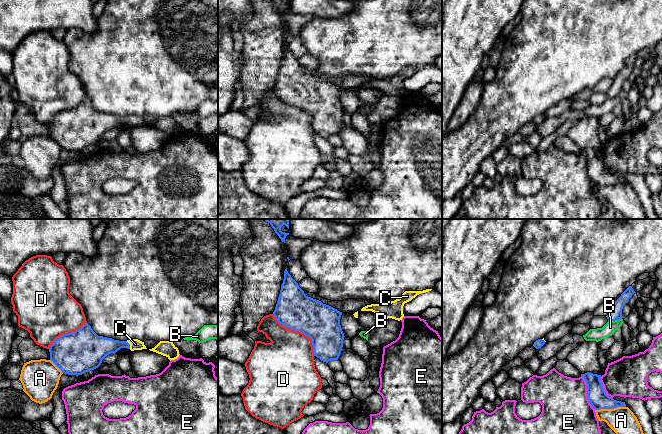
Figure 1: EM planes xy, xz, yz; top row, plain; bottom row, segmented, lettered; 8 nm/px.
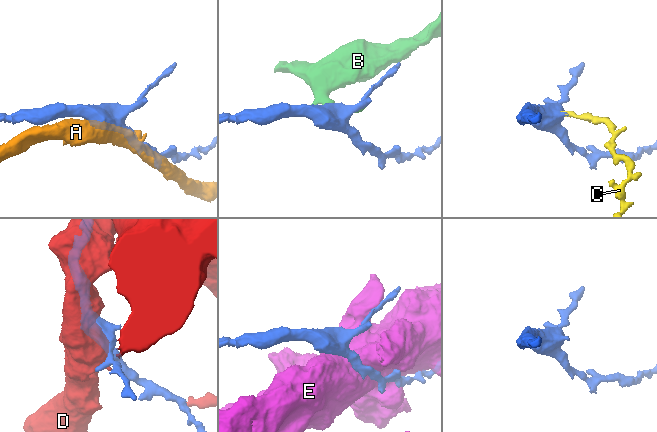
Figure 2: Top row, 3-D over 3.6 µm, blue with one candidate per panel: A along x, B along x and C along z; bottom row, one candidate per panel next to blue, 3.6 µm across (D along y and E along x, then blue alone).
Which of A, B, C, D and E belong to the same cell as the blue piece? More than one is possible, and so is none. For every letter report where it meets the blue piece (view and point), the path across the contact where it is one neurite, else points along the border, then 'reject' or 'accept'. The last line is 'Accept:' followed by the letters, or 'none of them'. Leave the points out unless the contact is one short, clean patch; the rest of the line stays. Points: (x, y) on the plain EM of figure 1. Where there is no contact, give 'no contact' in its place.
A: meets blue in yz at (610, 184); reject
B: meets blue in yz at (614, 96); border along yz (621, 94), (615, 97), (608, 97); reject
C: meets blue in xy at (129, 121); runs through xy (98, 123), (129, 121), (135, 120); accept
D: meets blue in xz at (299, 107); reject
E: meets blue in yz at (587, 169); reject
Accept: C

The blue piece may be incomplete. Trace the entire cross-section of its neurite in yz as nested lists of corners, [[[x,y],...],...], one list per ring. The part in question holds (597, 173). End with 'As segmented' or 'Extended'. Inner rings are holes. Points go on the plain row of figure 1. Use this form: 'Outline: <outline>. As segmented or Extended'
Outline: [[[587,148],[581,153],[586,157],[588,176],[595,186],[626,183],[625,178],[614,176],[606,170],[600,157],[601,151]]]. As segmented

